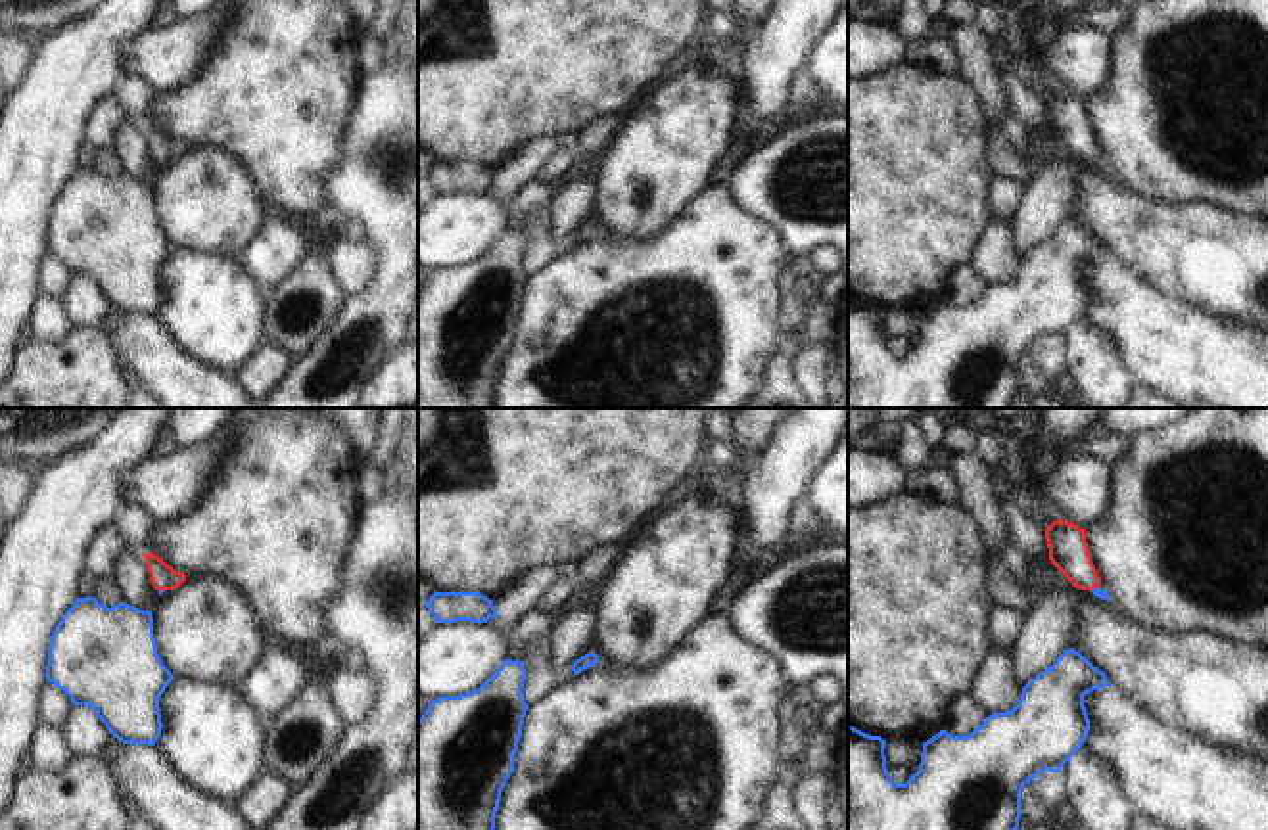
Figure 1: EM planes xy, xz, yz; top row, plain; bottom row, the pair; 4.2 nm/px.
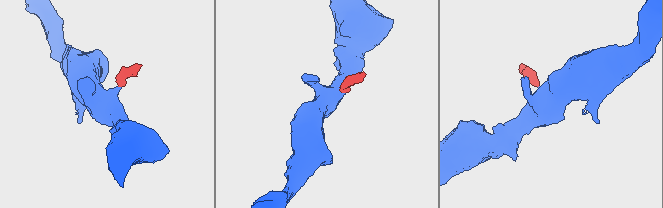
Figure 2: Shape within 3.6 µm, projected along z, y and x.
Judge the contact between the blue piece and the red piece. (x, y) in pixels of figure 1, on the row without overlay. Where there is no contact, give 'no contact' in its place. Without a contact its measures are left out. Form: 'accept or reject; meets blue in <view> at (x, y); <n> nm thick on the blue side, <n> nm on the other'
accept; meets blue in yz at (1098, 158); 50 nm thick on the blue side, 160 nm on the other

